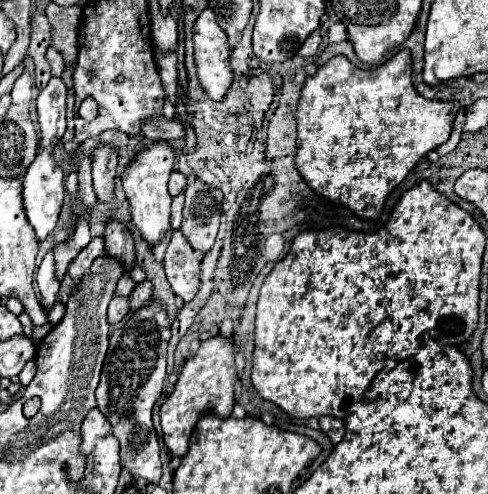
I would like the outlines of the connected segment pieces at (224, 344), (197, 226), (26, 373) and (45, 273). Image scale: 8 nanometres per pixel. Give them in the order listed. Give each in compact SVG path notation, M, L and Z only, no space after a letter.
M214 335L212 339L202 341L198 353L184 363L174 393L168 395L168 399L160 407L160 423L164 435L162 439L172 455L184 457L188 453L188 439L202 415L212 411L218 417L230 417L234 407L234 381L236 381L234 355L236 355L234 341Z
M204 181L188 183L184 203L184 219L180 231L194 251L202 255L208 253L214 245L220 215L222 215L222 191L206 185Z
M30 359L28 363L26 363L26 367L20 371L20 385L22 387L28 387L30 385L30 381L34 379L34 375L36 375L36 363L34 363L34 359Z
M52 251L44 255L44 259L38 267L38 273L36 273L36 283L38 283L38 291L40 291L40 305L48 315L54 301L56 301L56 293L60 287L60 283L54 277L54 255L52 255Z

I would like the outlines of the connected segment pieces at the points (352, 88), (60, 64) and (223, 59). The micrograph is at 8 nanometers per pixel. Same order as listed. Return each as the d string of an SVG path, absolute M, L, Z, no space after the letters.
M402 49L384 65L370 71L358 69L344 55L336 55L318 67L314 75L306 77L296 109L298 151L294 161L302 179L318 197L344 205L362 219L378 219L390 191L404 181L404 177L428 151L436 149L450 137L458 115L458 103L422 99L422 95L418 95L412 87L410 75L410 49Z
M50 47L50 49L48 49L48 53L46 53L46 59L48 59L48 61L50 61L50 65L52 65L52 75L54 75L54 77L60 77L60 75L62 75L62 71L64 71L64 67L66 67L62 53L60 53L58 49Z
M206 9L194 23L194 59L200 83L210 99L222 101L232 85L230 45L226 31L218 25L216 13Z

